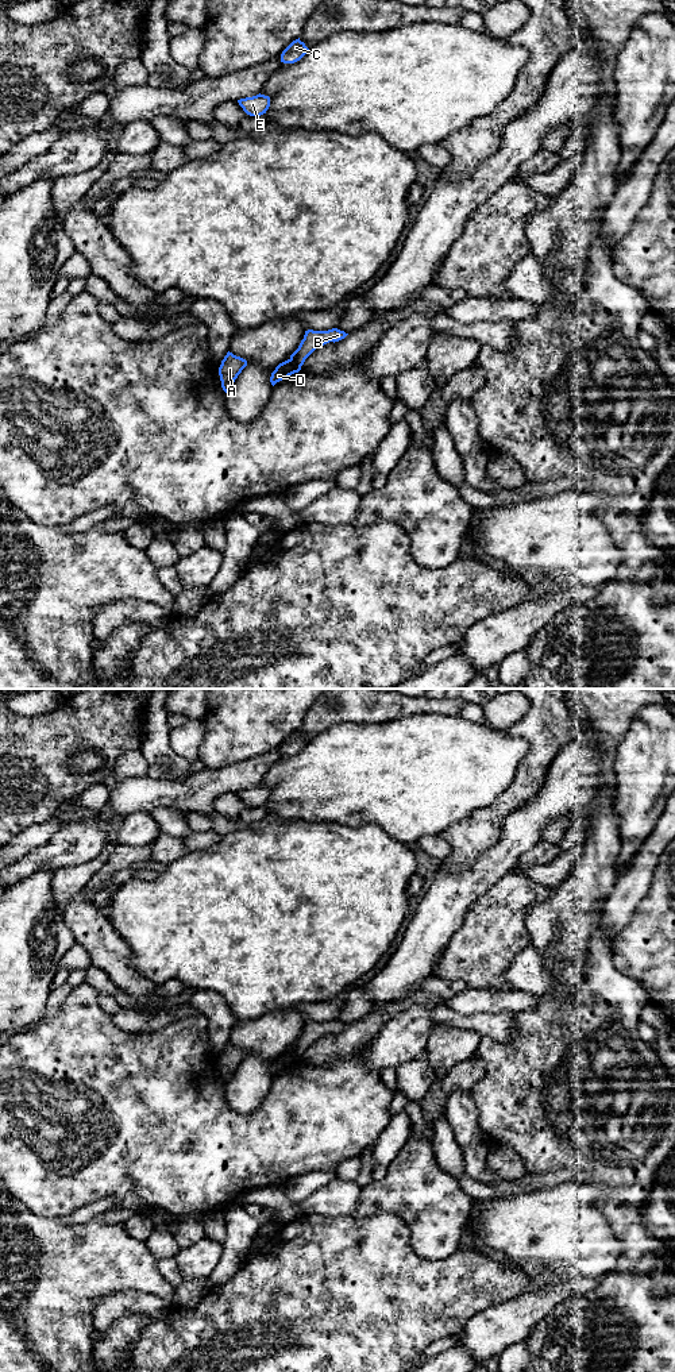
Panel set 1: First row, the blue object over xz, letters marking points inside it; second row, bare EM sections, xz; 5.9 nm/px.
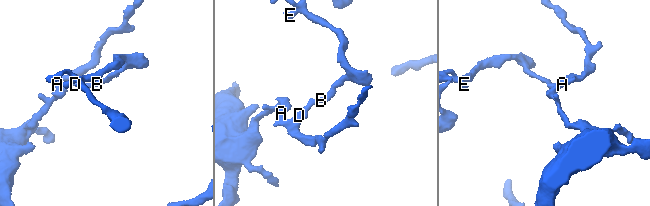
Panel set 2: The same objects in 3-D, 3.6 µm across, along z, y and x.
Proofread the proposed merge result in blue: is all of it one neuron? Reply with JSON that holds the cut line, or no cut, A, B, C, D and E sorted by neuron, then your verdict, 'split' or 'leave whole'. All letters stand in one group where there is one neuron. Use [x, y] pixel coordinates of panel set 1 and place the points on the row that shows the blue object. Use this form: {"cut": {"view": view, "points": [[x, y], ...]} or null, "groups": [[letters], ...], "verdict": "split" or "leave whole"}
{"cut": {"view": "xz", "points": [[294, 351], [293, 361], [300, 367]]}, "groups": [["A", "D"], ["B", "C", "E"]], "verdict": "split"}

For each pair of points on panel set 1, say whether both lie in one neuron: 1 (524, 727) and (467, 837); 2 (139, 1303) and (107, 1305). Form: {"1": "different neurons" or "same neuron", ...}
{"1": "same neuron", "2": "same neuron"}

